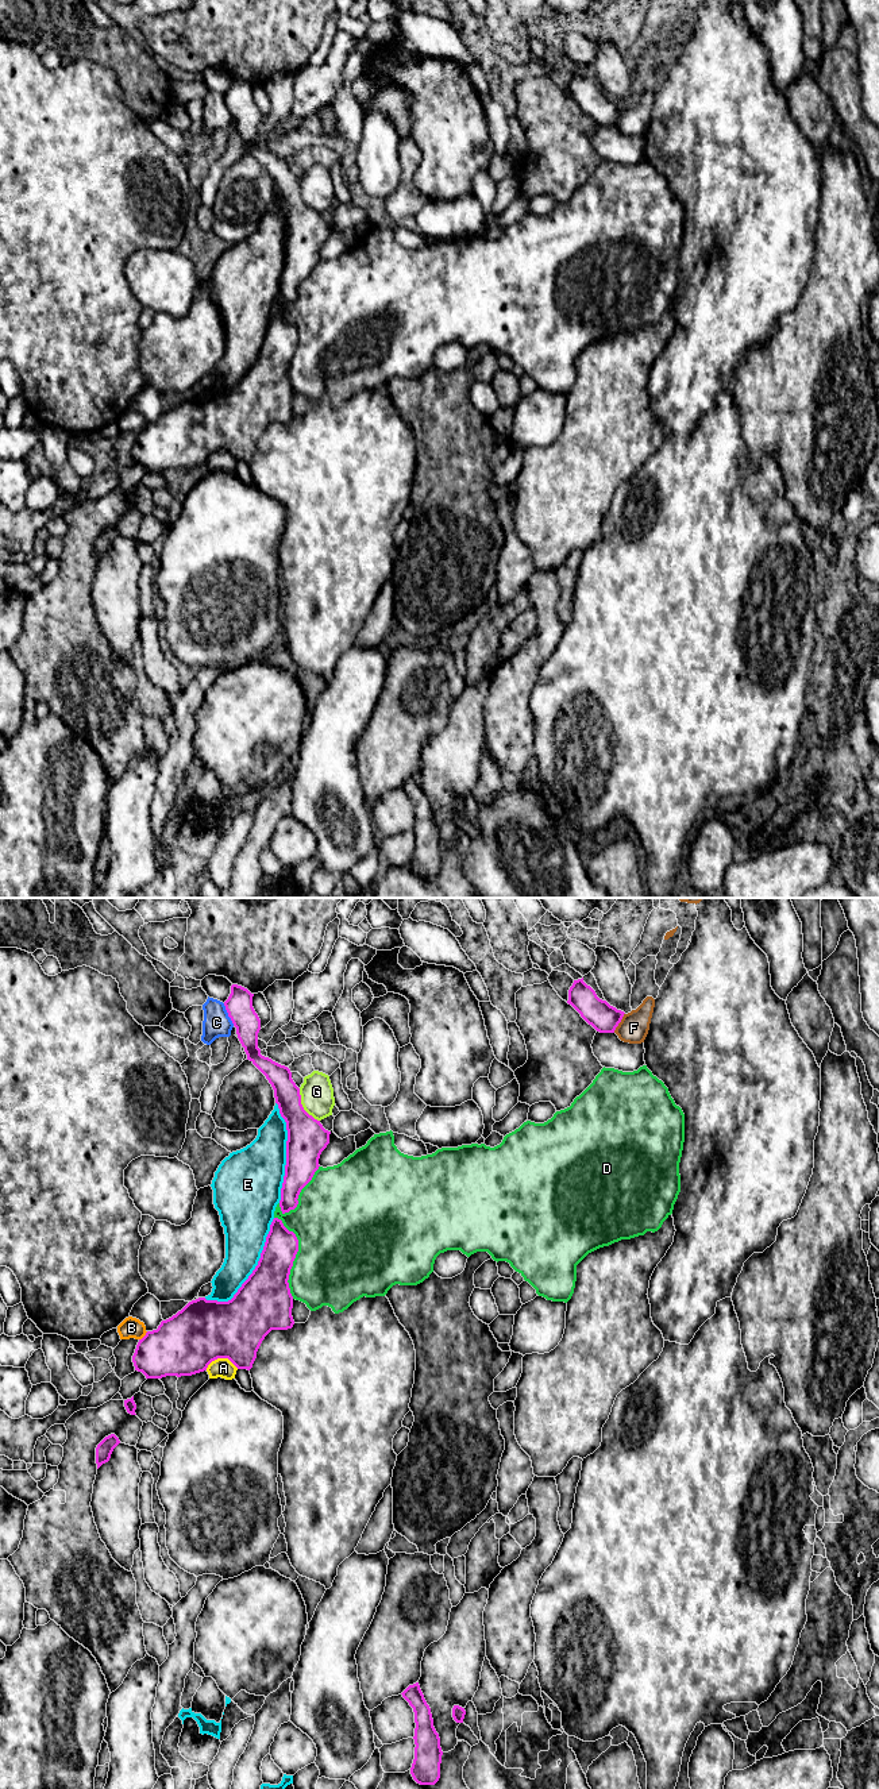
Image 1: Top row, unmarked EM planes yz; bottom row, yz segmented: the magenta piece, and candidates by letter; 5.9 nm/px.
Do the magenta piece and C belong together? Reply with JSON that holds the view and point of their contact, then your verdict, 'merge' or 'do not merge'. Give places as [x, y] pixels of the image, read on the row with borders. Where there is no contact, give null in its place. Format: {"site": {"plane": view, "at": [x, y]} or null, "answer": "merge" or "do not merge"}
{"site": {"plane": "yz", "at": [228, 1014]}, "answer": "do not merge"}

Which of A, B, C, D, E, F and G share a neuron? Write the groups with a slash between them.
A / B / C / D / E / F / G

